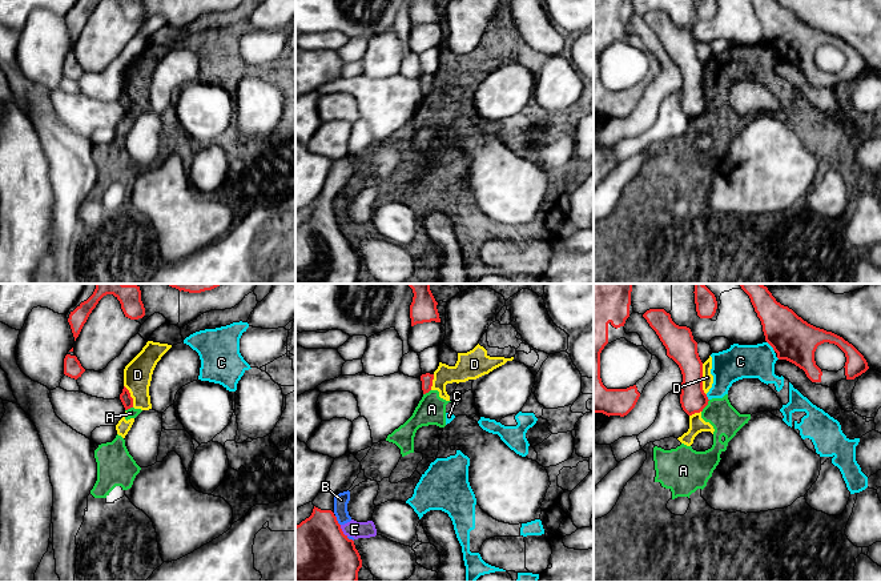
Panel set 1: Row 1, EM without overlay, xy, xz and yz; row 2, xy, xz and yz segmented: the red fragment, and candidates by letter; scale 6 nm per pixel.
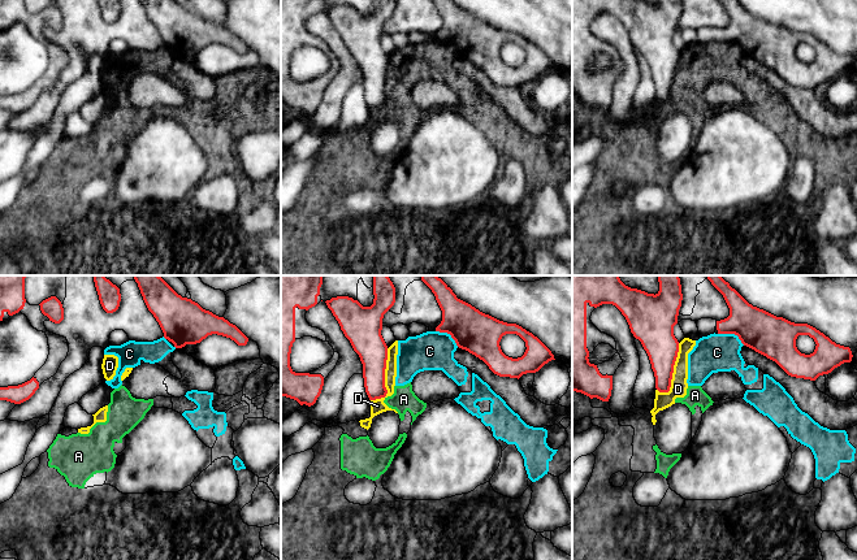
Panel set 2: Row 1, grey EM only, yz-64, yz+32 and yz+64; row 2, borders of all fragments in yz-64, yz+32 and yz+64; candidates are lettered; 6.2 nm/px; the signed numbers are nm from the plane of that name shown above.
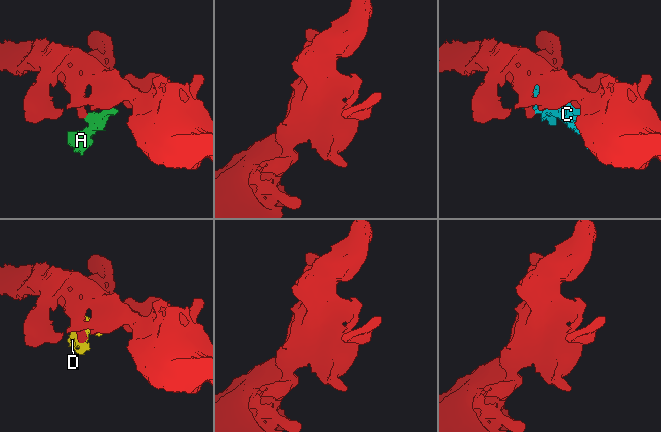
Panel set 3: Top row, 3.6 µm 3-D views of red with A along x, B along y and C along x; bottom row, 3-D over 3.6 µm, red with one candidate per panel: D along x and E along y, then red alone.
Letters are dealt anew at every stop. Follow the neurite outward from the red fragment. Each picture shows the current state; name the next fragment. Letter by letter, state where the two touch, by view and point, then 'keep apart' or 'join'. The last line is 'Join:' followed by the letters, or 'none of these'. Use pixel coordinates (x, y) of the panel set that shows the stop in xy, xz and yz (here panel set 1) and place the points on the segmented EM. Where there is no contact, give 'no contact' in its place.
A: contact yz (705, 405); keep apart
B: contact xz (337, 521); keep apart
C: contact yz (771, 345); keep apart
D: contact yz (702, 380); keep apart
E: contact xz (342, 532); keep apart
Join: none of these

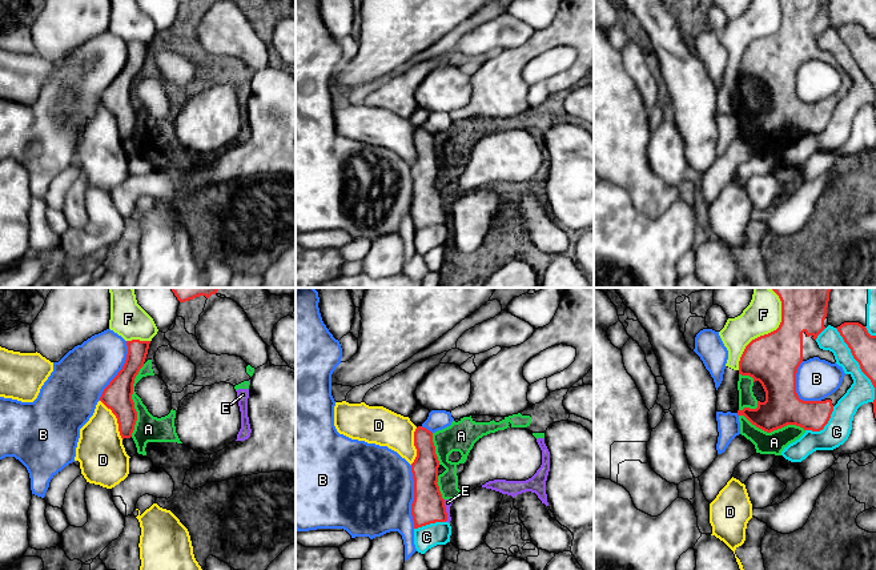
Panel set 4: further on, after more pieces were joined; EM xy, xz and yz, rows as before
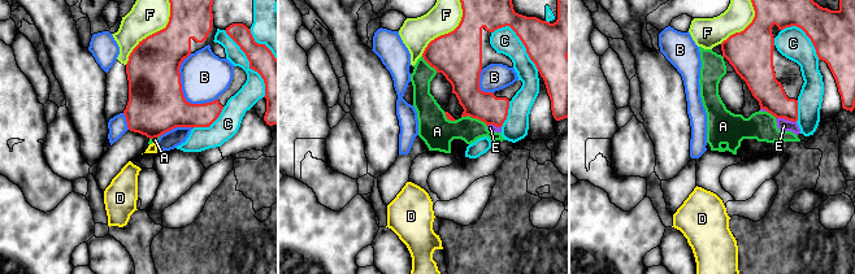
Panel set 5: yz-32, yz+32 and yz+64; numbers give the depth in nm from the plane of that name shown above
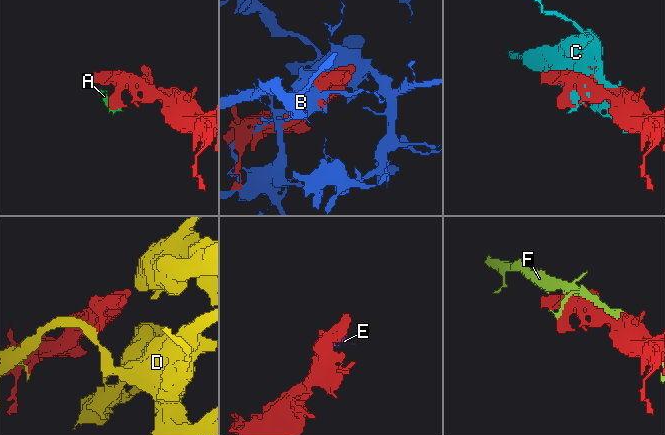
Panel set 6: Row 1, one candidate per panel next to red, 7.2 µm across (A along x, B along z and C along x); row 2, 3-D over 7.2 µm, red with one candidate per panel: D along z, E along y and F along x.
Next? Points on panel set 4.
A: contact xy (132, 400); keep apart
B: contact xz (414, 497); keep apart
C: contact yz (859, 364); keep apart
D: contact xy (117, 420); keep apart
E: contact xz (445, 510); keep apart
F: contact yz (771, 332); keep apart
Join: none of these

